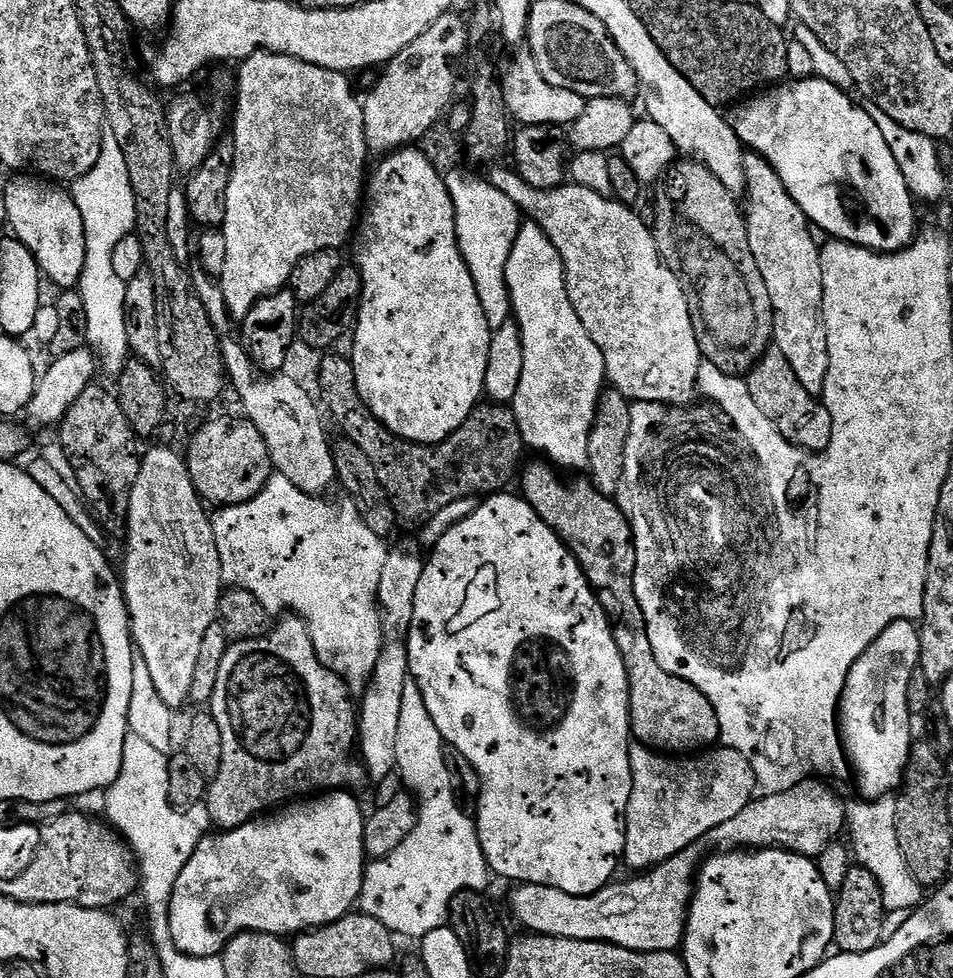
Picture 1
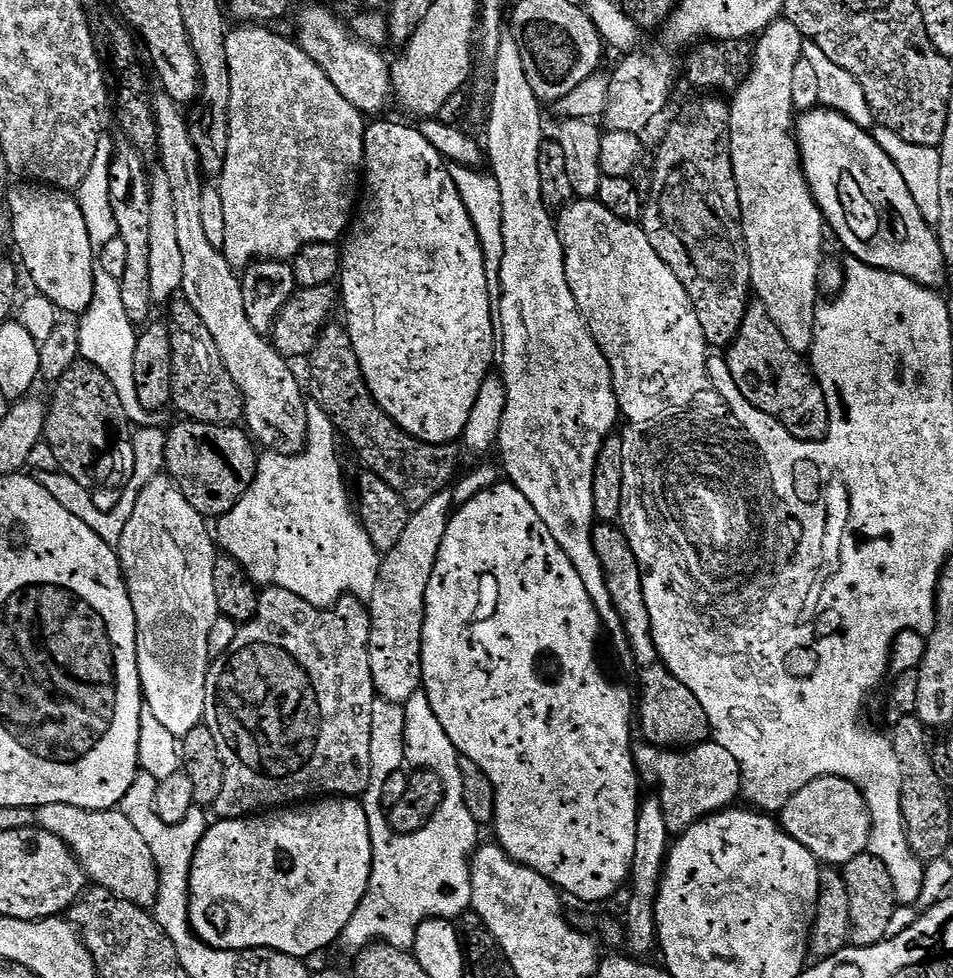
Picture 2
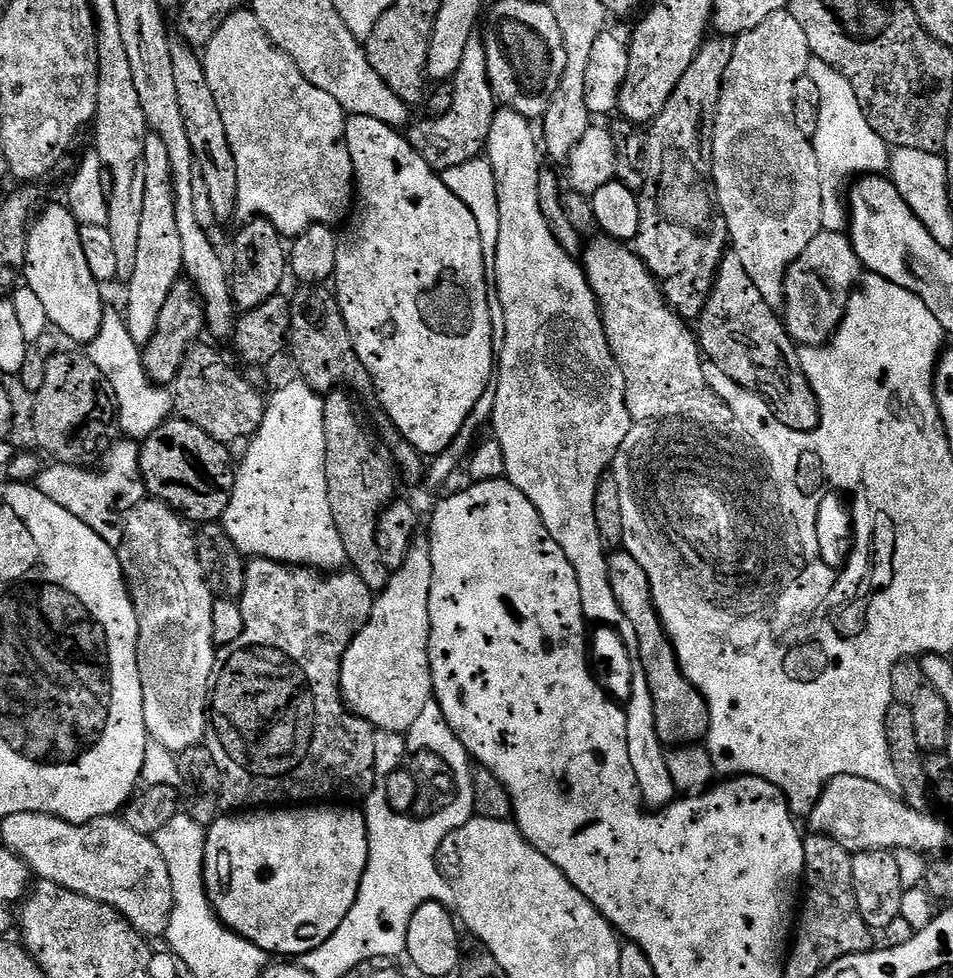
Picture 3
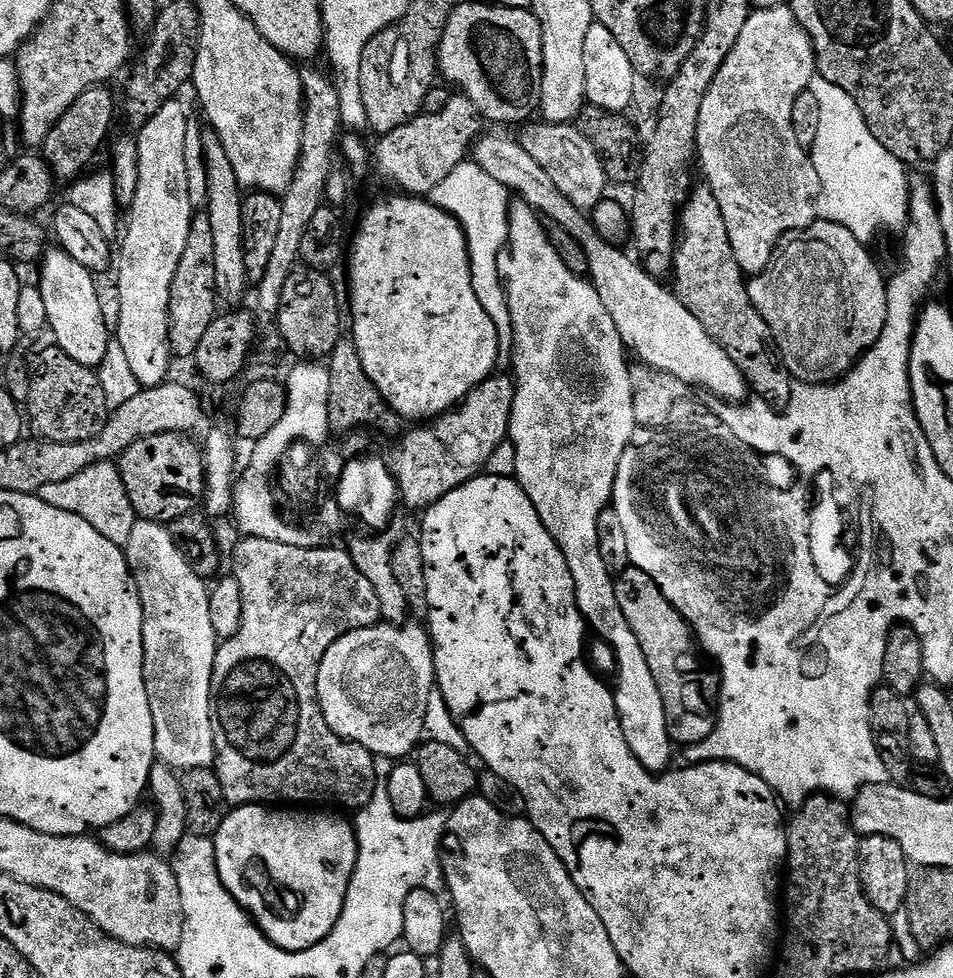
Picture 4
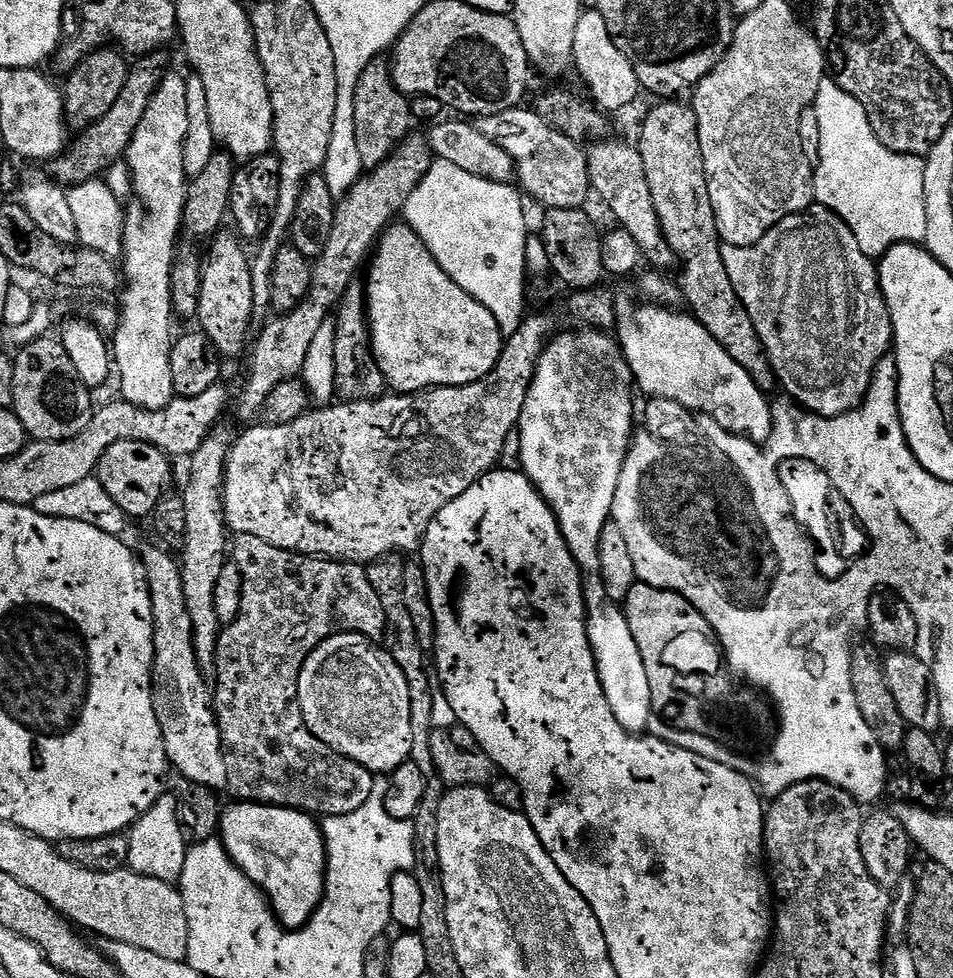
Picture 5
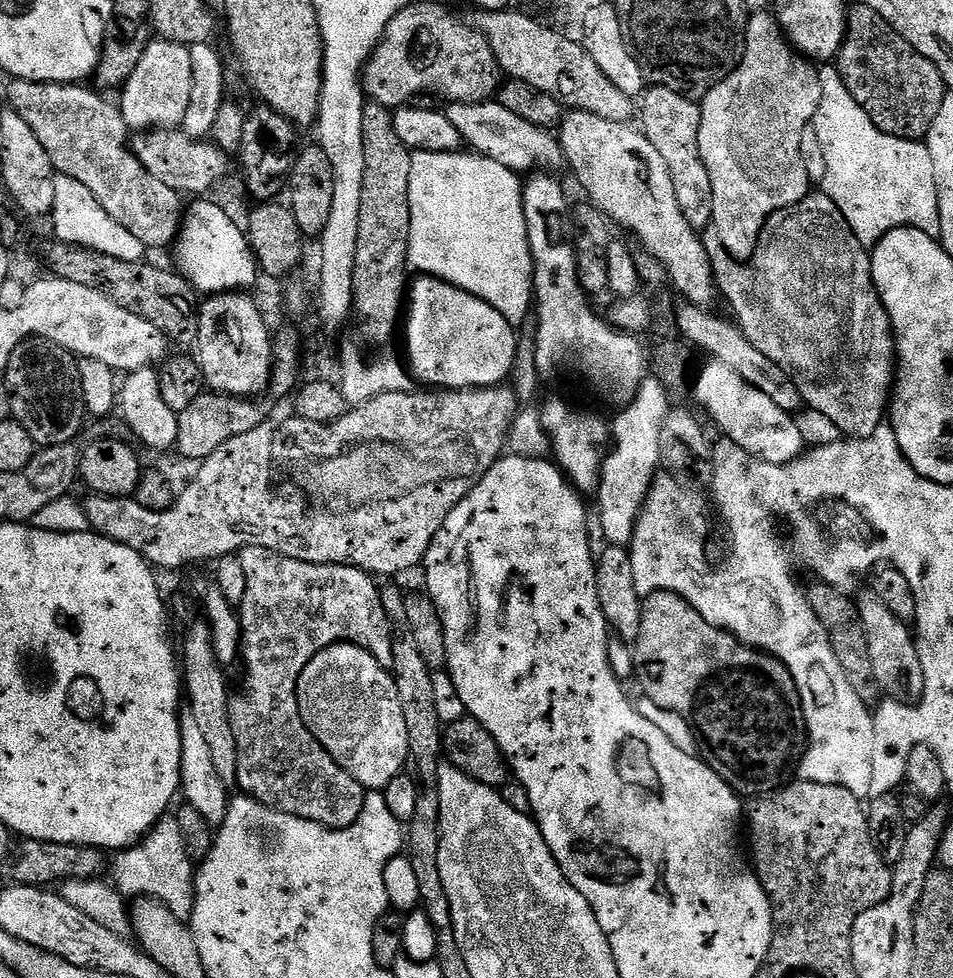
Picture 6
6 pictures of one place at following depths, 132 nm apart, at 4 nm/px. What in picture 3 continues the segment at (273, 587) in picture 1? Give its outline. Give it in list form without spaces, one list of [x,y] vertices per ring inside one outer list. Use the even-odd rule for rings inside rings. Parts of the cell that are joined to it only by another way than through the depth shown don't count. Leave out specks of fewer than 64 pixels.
[[[293,378],[289,384],[284,384],[273,396],[266,400],[262,426],[256,435],[247,441],[248,449],[244,452],[244,461],[239,461],[236,470],[236,481],[230,498],[230,506],[226,506],[222,523],[226,534],[234,542],[234,546],[245,558],[259,558],[261,560],[277,560],[279,564],[295,564],[301,568],[315,568],[325,573],[343,569],[348,564],[346,558],[346,546],[342,546],[342,537],[334,526],[334,518],[330,514],[330,498],[326,490],[326,430],[324,429],[324,402],[321,393],[315,392],[305,380]]]

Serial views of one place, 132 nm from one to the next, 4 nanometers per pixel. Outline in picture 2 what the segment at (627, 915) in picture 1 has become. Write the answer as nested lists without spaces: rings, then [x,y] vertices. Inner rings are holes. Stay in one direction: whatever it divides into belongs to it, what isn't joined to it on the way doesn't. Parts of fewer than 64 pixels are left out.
[[[837,776],[814,778],[778,814],[778,823],[784,833],[802,842],[821,865],[843,866],[850,858],[869,851],[872,842],[872,815],[866,798],[854,782]]]

